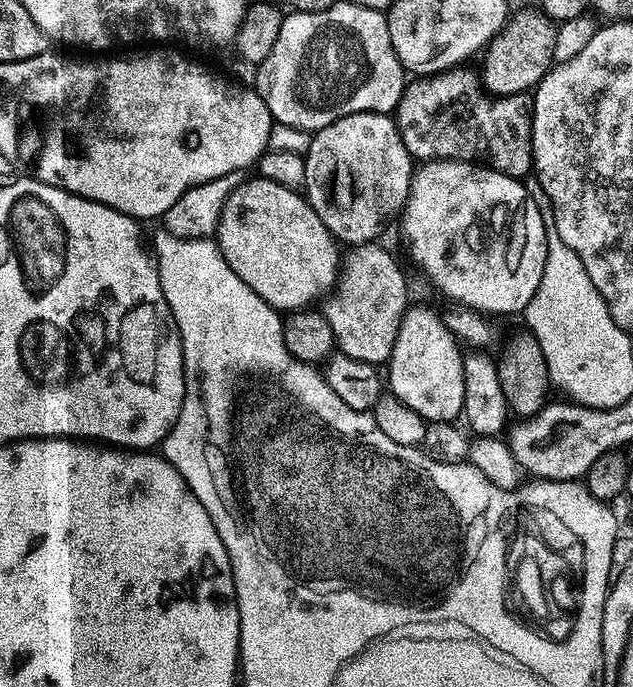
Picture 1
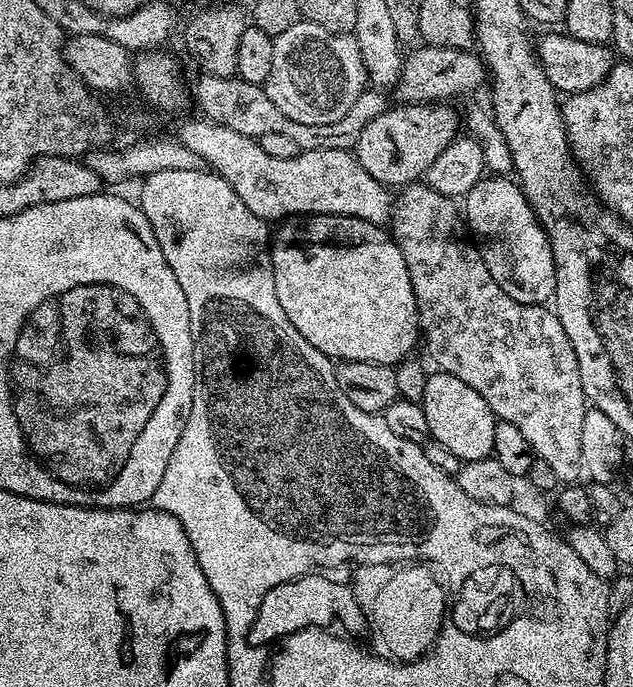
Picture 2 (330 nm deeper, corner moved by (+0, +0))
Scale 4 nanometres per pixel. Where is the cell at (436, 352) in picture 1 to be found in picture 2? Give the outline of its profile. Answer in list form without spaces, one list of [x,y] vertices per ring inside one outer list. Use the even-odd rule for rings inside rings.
[[[433,371],[424,387],[422,407],[428,436],[442,442],[442,446],[446,446],[446,450],[460,461],[487,460],[492,456],[497,418],[490,406],[486,406],[486,398],[482,398],[474,386],[466,386],[462,378],[454,378],[454,374],[449,372]]]

